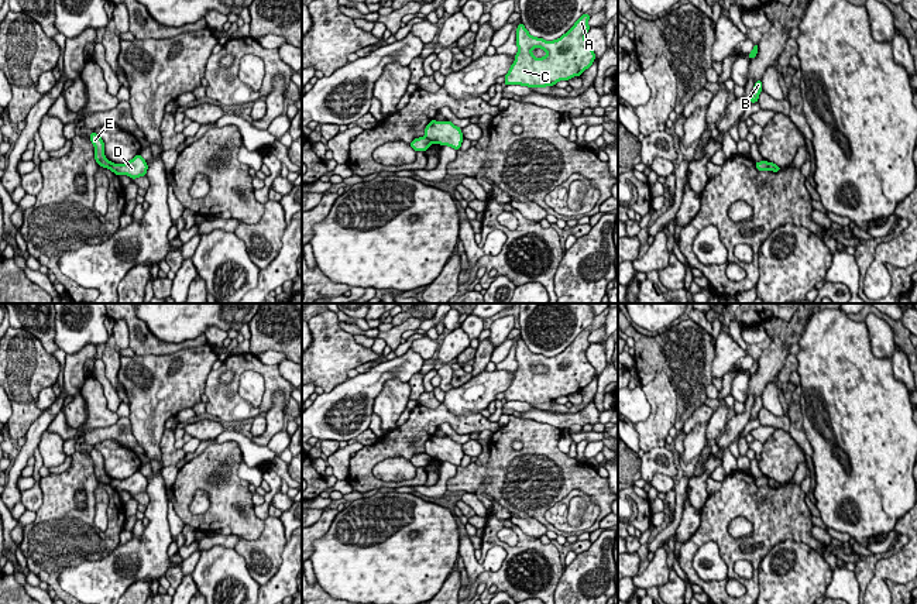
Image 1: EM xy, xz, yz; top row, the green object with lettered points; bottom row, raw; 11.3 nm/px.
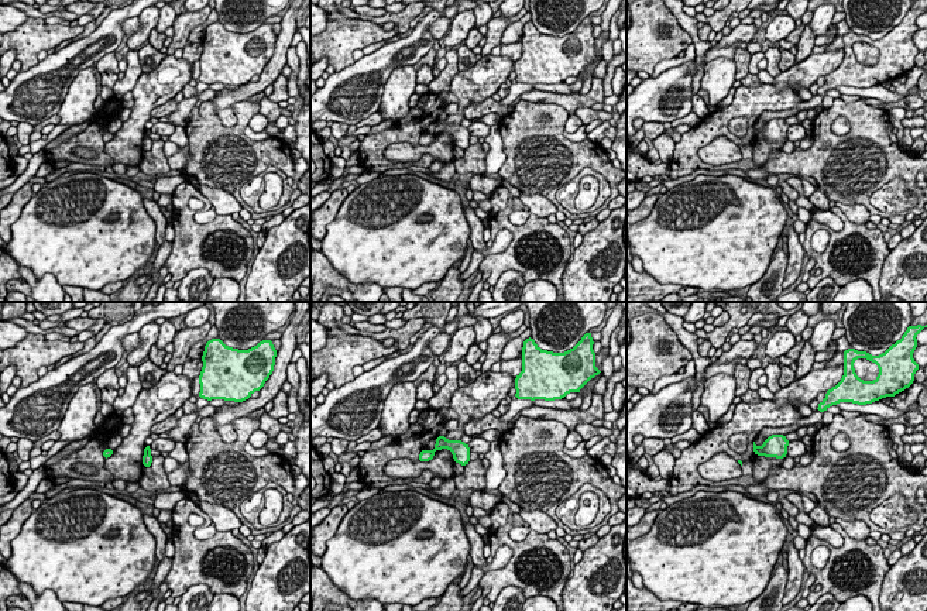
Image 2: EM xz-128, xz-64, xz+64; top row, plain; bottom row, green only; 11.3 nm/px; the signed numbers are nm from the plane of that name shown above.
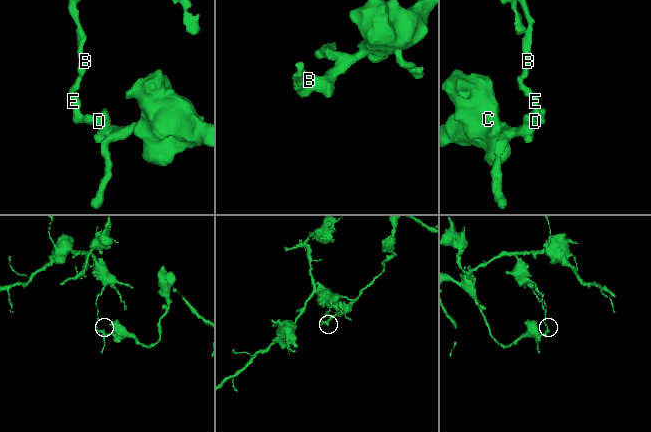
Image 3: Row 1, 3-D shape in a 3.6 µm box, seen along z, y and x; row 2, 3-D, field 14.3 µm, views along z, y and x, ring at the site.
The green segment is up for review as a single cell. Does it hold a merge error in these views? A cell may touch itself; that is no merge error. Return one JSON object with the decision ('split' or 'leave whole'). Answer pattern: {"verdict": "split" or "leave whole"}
{"verdict": "split"}

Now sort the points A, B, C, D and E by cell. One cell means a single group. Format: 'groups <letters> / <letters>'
groups A C D / B E

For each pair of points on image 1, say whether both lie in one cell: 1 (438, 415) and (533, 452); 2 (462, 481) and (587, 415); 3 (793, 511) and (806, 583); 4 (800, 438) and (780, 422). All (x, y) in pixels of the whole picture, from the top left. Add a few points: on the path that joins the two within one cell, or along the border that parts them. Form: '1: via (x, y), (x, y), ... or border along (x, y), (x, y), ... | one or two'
1: border along (501, 426), (493, 433) | two
2: border along (529, 418), (555, 425), (563, 432) | two
3: border along (768, 551), (794, 539), (820, 555) | two
4: border along (787, 417), (789, 432) | two

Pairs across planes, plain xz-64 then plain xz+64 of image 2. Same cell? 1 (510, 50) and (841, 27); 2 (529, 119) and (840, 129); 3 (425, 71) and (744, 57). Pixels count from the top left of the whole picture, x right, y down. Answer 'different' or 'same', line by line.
1: same
2: different
3: same

